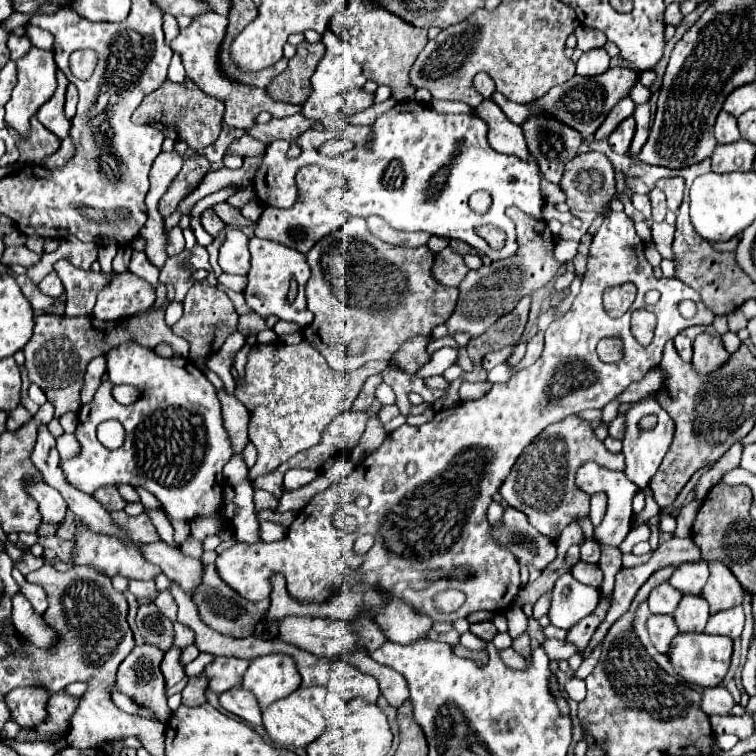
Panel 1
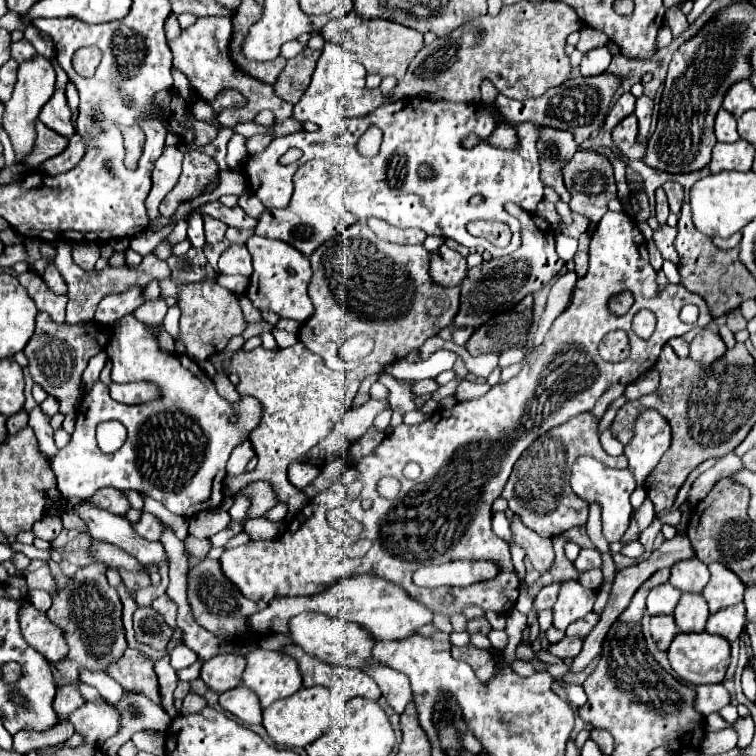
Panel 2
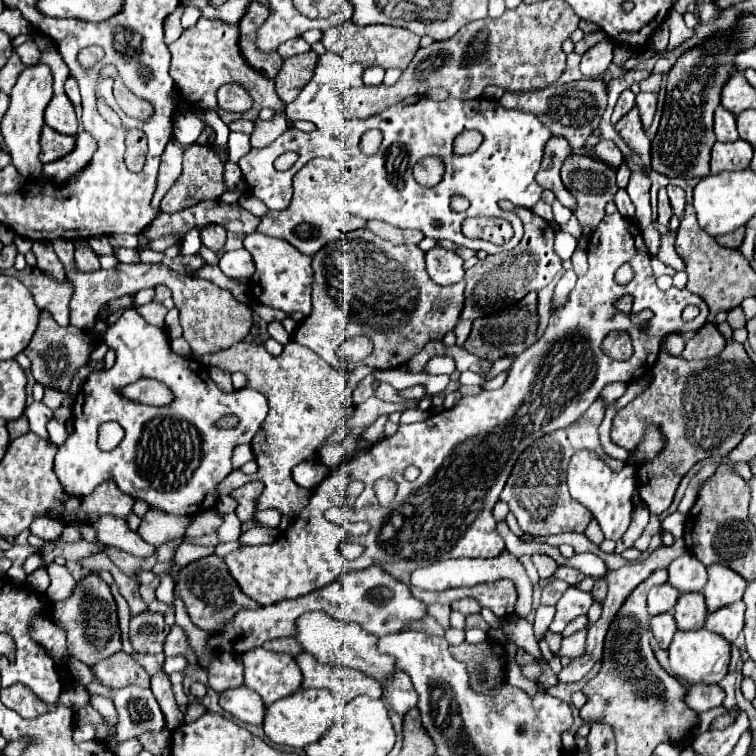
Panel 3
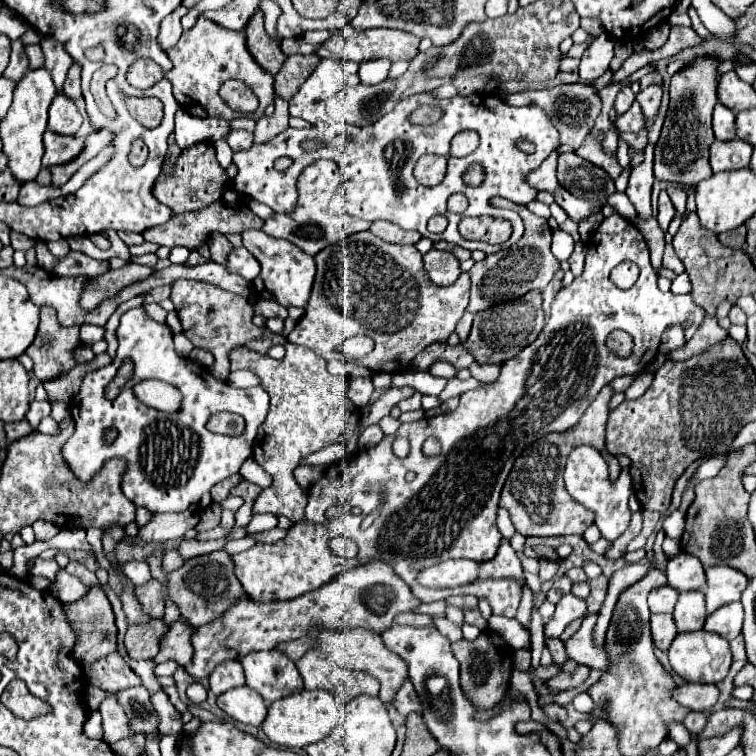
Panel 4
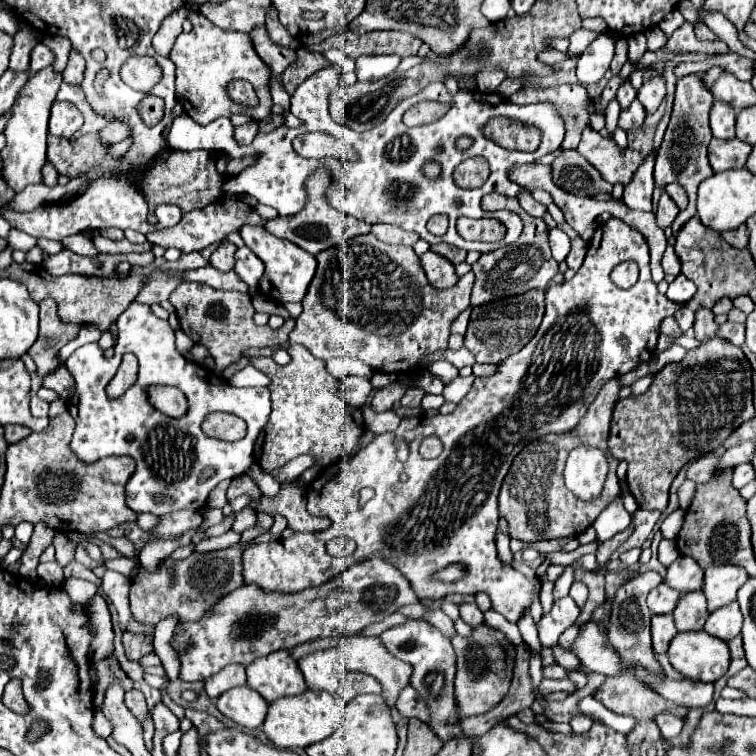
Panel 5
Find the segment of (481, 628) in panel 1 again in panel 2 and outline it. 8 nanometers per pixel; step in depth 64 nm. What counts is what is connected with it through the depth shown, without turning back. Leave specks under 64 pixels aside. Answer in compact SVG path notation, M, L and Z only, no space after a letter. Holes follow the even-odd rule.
M480 616L480 618L474 618L474 620L468 620L468 626L466 626L466 632L484 632L484 634L488 634L492 630L492 626L488 624L488 620L484 618L484 616Z

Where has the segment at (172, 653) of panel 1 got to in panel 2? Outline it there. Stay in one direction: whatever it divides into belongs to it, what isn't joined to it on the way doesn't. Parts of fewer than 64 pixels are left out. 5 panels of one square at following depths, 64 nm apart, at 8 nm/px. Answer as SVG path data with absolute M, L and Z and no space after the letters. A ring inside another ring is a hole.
M168 656L154 664L154 672L156 672L156 678L158 678L158 692L162 692L162 708L170 718L176 718L178 710L174 708L172 692L174 692L178 680L176 680L176 672L172 670L172 666L168 662Z

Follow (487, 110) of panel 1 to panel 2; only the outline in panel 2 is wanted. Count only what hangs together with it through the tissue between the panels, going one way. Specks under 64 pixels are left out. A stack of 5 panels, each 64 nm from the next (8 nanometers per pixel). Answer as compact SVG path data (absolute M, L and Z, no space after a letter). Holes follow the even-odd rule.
M502 124L494 134L492 134L492 138L490 138L490 142L494 144L494 146L502 146L502 148L510 148L516 140L516 134L514 134L514 130L512 130L512 126L506 126L506 124Z

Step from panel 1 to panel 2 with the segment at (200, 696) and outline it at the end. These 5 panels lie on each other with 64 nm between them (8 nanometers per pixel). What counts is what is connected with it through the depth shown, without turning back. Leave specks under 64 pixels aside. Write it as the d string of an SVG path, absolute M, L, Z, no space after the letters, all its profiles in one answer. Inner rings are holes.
M188 694L184 698L184 704L182 704L180 712L182 714L198 714L198 712L202 712L202 708L206 708L206 700L196 696L196 694Z

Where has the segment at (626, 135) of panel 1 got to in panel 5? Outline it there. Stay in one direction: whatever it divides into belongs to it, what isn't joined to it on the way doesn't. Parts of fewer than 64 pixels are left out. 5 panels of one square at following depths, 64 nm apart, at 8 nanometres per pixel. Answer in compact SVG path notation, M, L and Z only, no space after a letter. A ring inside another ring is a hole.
M634 100L626 110L620 112L618 126L620 126L622 130L638 128L638 126L644 122L644 118L646 118L646 110L644 110L644 106L642 106L638 100ZM650 152L644 164L640 166L640 170L634 174L632 182L624 188L622 202L624 202L628 208L636 208L636 210L645 212L651 212L653 210L654 164L655 156L653 152Z

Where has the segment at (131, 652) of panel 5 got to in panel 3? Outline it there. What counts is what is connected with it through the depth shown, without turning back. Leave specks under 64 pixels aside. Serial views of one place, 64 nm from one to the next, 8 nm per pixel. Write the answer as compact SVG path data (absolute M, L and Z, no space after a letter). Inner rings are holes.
M144 612L130 620L130 644L134 652L142 654L158 654L162 652L162 644L170 626L164 622L164 614Z

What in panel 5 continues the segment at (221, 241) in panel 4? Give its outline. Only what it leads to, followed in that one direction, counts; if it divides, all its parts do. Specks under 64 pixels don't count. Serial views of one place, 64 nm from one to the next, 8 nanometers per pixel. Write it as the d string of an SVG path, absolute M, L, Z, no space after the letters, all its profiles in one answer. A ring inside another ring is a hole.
M224 240L220 244L220 248L210 256L210 266L214 266L216 270L222 270L222 272L228 272L234 268L234 252L236 252L236 246L228 240Z

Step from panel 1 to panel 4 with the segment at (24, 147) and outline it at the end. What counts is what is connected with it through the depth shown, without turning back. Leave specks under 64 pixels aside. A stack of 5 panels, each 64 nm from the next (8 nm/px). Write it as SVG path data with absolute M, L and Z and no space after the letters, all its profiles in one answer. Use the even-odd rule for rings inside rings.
M46 130L46 134L44 134L46 154L44 154L42 164L44 166L56 166L56 164L68 164L68 162L72 162L82 152L84 140L86 138L58 136L58 134L52 134L50 130Z

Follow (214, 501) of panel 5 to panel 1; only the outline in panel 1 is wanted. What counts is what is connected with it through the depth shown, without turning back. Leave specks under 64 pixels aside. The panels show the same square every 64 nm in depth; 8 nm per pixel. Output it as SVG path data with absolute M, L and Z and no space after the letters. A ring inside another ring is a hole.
M306 340L296 346L288 344L256 344L244 368L244 382L236 384L236 398L248 406L250 442L258 450L258 462L248 470L248 480L276 470L302 450L314 446L326 426L342 412L352 408L364 380L370 374L380 374L388 366L386 360L366 364L354 372L332 370L324 356Z

